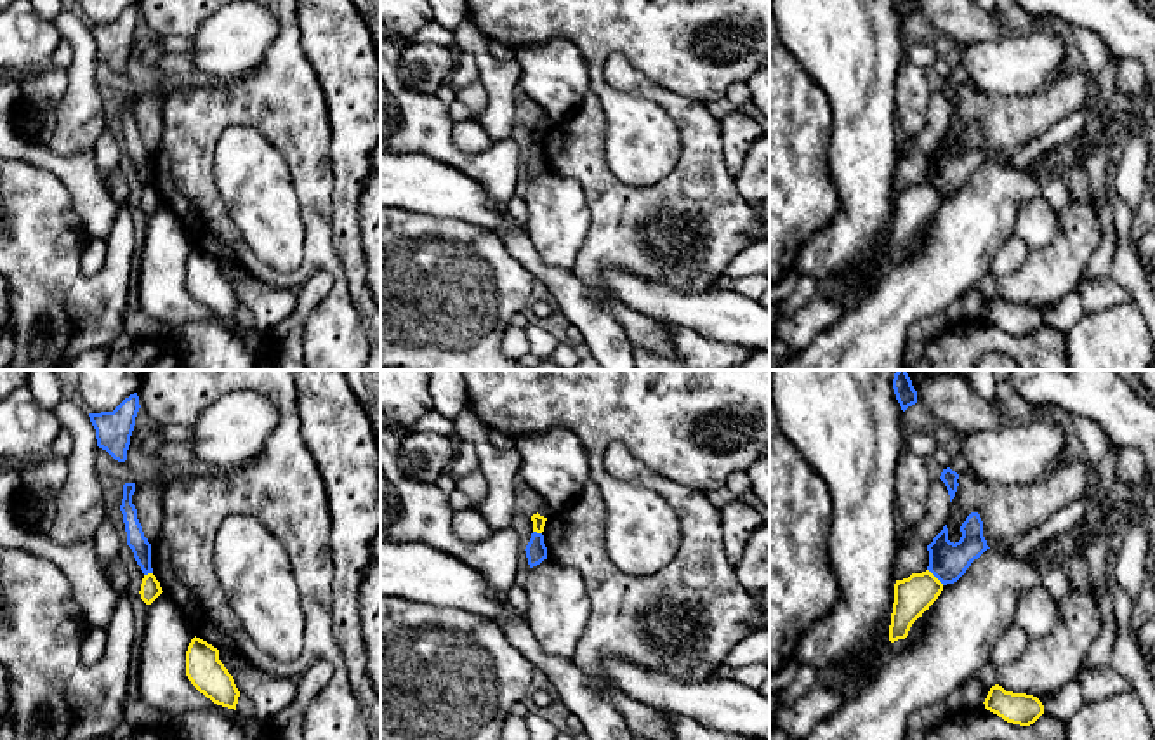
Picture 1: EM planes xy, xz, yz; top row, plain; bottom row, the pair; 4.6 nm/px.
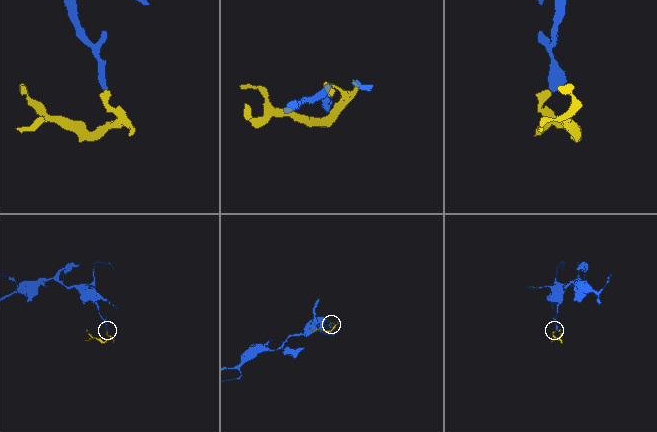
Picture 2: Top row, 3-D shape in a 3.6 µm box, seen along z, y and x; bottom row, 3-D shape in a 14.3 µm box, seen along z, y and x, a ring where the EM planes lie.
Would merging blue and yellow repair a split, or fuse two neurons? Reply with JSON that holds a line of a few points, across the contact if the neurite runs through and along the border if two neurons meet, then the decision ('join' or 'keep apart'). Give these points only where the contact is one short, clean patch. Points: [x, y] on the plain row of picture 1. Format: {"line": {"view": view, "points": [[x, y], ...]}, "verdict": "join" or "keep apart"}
{"line": {"view": "yz", "points": [[928, 179], [943, 195]]}, "verdict": "keep apart"}

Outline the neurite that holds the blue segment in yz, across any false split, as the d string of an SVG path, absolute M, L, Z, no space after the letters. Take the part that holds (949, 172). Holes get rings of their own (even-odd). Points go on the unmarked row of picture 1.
M971 123L960 137L962 148L959 153L948 151L947 135L927 156L929 177L927 181L943 195L957 193L974 170L987 160L983 148L983 132L978 123Z

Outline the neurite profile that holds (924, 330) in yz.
M947 313L931 314L910 325L908 339L927 344L945 334L950 325L952 321Z

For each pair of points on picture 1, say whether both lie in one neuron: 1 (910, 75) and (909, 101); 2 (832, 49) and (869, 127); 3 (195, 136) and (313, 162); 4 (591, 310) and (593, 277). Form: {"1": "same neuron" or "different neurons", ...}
{"1": "same neuron", "2": "same neuron", "3": "same neuron", "4": "different neurons"}

